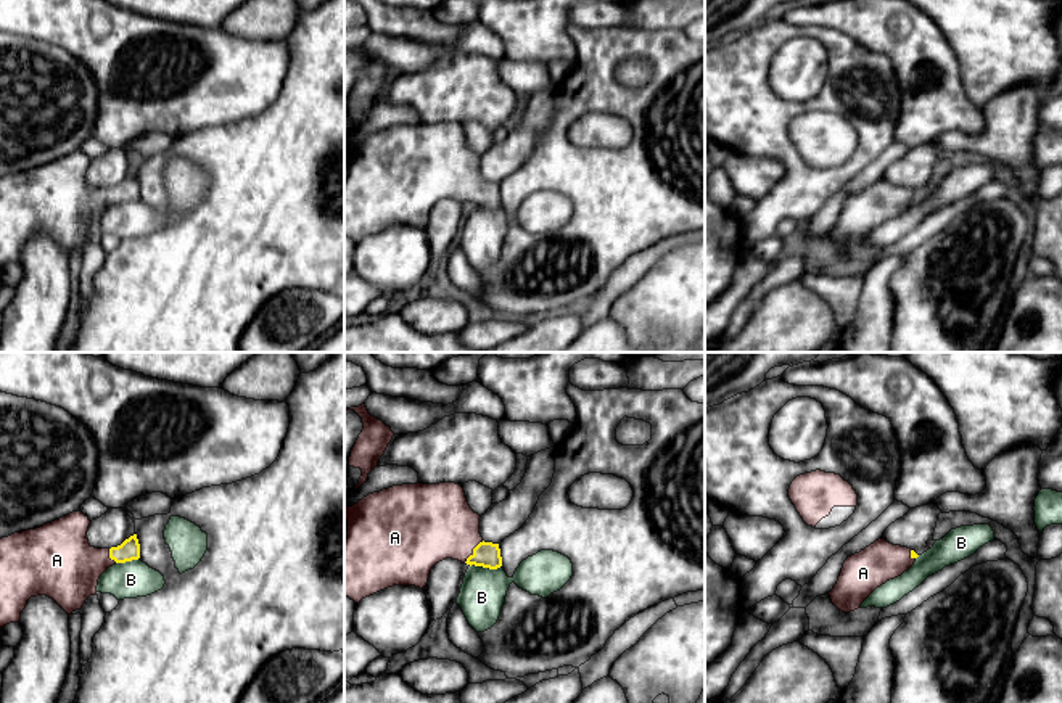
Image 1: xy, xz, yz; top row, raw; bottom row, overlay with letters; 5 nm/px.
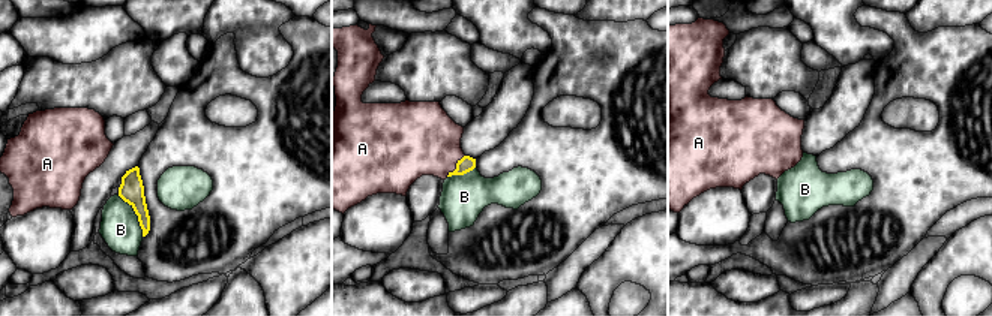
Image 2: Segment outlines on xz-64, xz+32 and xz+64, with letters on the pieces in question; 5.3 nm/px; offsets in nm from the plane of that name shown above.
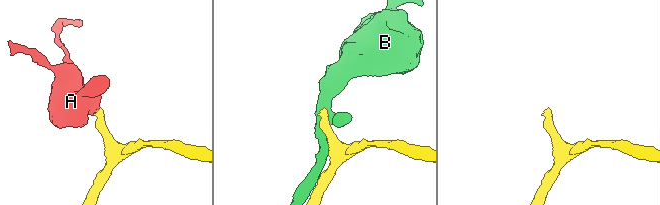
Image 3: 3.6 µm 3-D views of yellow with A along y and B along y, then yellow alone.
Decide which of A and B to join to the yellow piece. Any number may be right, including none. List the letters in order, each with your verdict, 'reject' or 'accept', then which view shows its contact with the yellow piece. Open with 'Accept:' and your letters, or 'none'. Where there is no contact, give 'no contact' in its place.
Accept: A
A: accept; meets yellow in xz
B: reject; meets yellow in xz

